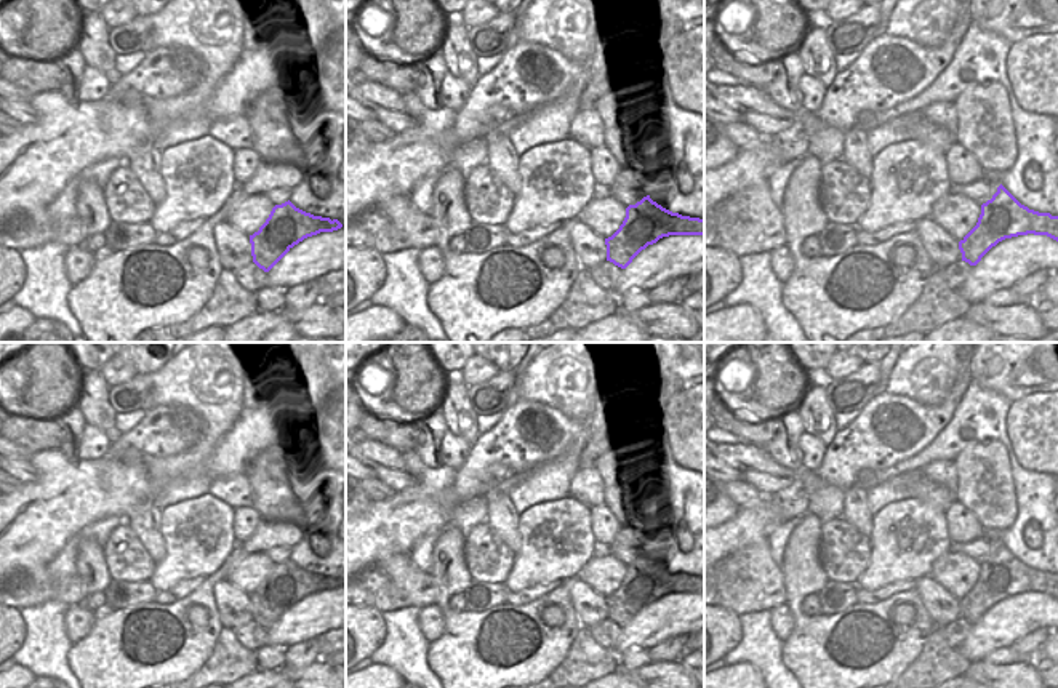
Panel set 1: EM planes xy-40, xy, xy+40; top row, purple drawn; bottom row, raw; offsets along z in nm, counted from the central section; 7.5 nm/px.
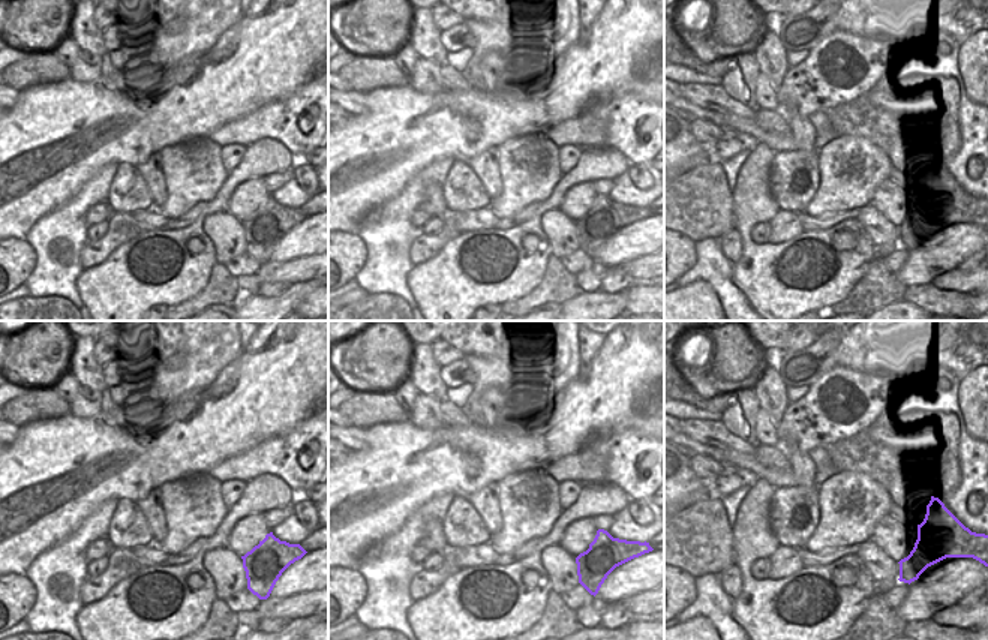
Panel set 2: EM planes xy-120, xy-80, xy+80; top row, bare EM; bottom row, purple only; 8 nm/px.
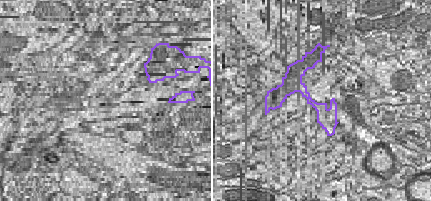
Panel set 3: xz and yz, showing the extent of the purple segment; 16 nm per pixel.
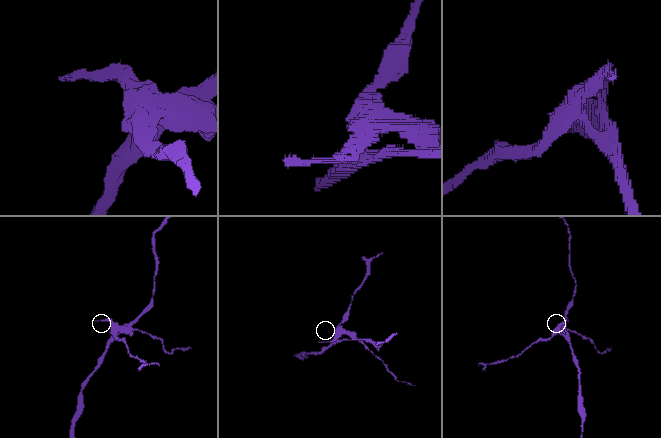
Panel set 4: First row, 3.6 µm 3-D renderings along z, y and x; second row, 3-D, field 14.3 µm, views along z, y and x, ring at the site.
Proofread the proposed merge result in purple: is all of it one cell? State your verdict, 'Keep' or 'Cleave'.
Cleave.

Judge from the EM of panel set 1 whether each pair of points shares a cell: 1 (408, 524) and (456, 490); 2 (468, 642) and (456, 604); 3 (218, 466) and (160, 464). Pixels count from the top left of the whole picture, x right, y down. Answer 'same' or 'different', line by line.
1: same
2: different
3: different

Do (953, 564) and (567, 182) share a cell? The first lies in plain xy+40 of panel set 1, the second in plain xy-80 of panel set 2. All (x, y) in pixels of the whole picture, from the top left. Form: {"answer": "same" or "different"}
{"answer": "different"}

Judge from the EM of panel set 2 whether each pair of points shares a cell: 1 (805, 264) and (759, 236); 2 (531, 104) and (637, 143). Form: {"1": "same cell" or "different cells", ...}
{"1": "different cells", "2": "different cells"}

